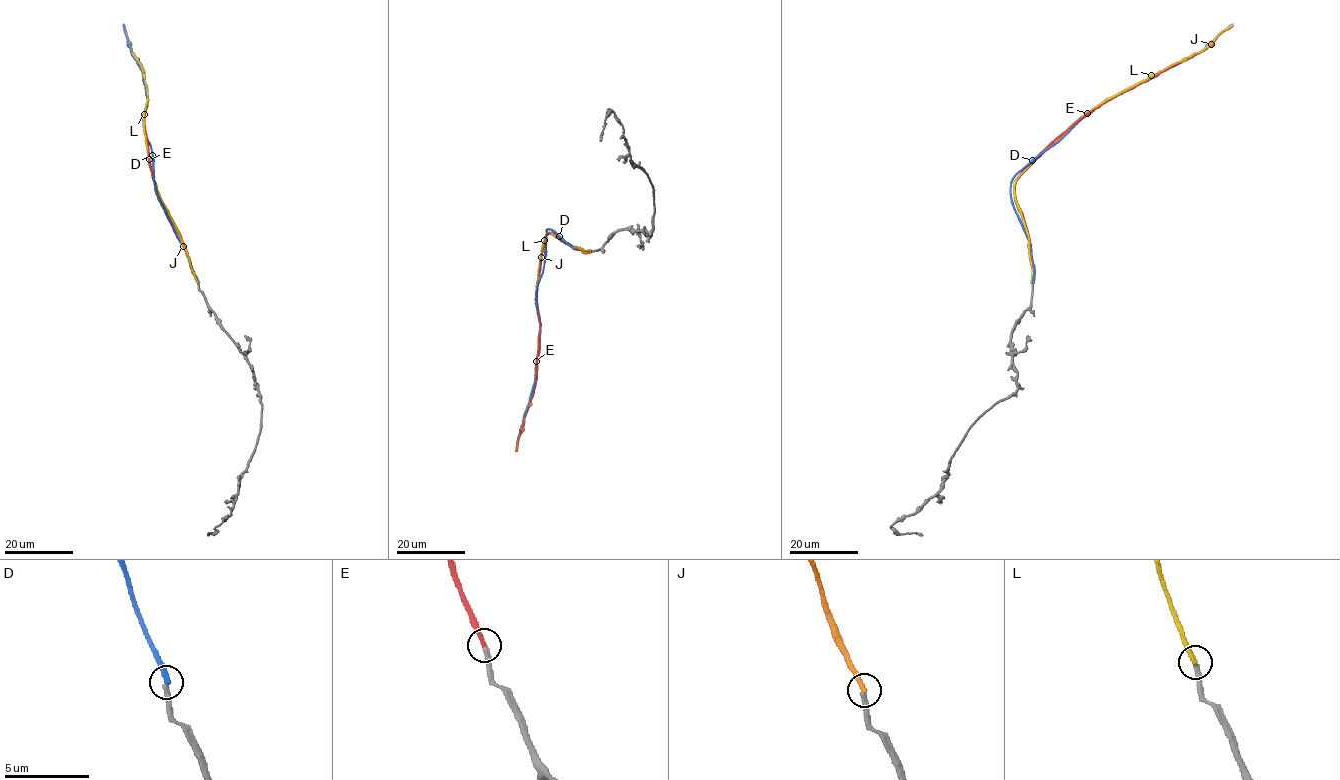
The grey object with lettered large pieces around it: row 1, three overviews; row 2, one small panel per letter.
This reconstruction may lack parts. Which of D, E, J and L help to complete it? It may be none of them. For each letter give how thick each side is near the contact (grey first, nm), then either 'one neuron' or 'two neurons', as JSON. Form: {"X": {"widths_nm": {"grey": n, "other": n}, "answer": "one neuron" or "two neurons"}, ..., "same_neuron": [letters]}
{"D": {"widths_nm": {"grey": 320, "other": 340}, "answer": "two neurons"}, "E": {"widths_nm": {"grey": 320, "other": 280}, "answer": "one neuron"}, "J": {"widths_nm": {"grey": 320, "other": 320}, "answer": "two neurons"}, "L": {"widths_nm": {"grey": 300, "other": 280}, "answer": "two neurons"}, "same_neuron": ["E"]}

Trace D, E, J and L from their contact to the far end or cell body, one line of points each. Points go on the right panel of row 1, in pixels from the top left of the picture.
D: (1032, 282), (1030, 243), (1012, 201), (1012, 179), (1102, 103), (1191, 58), (1233, 23)
E: (1032, 282), (1029, 234), (1015, 197), (1018, 176), (1089, 112), (1202, 52), (1233, 25)
J: (1033, 282), (1029, 238), (1013, 193), (1015, 181), (1080, 119), (1104, 102), (1201, 53), (1233, 25)
L: (1031, 282), (1028, 233), (1014, 193), (1020, 174), (1086, 113), (1201, 52), (1233, 24)

